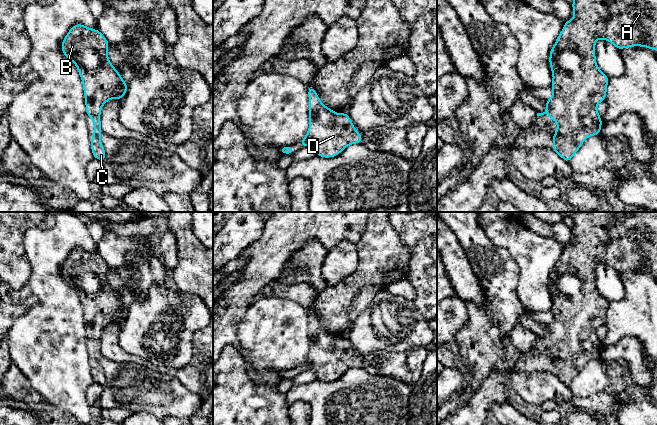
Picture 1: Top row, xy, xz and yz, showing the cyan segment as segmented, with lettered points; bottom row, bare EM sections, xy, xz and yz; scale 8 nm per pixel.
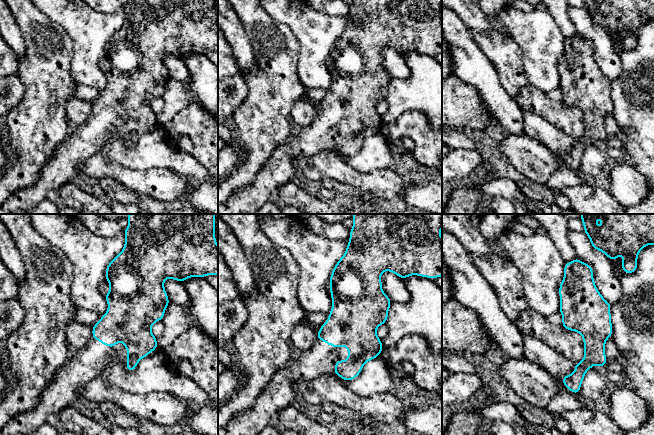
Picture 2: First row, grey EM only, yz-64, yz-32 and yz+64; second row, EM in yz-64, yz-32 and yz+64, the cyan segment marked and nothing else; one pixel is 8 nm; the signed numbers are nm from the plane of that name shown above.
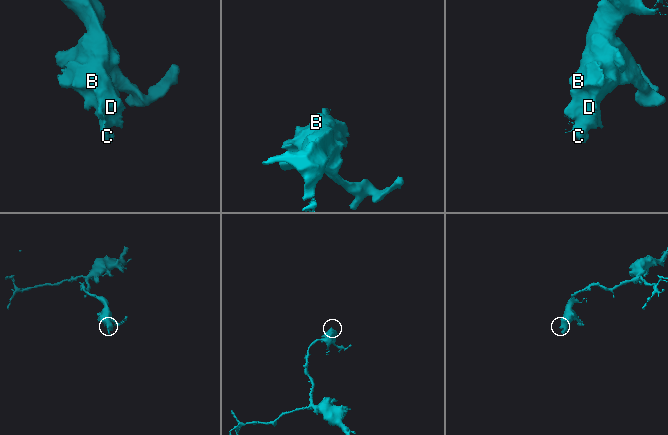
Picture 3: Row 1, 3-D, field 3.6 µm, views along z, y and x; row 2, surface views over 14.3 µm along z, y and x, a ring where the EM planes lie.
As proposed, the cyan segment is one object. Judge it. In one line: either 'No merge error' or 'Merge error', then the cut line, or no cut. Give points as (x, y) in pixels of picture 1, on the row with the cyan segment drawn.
No merge error. No split

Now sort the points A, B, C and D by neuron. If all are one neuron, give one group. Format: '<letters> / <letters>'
A B C D

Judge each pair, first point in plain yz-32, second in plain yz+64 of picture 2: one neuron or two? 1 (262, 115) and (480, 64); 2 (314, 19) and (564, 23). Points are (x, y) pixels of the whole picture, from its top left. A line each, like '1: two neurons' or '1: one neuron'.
1: two neurons
2: two neurons

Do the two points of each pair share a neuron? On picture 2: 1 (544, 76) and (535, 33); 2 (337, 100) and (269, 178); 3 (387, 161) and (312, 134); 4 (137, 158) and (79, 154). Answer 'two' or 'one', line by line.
1: one
2: one
3: two
4: two

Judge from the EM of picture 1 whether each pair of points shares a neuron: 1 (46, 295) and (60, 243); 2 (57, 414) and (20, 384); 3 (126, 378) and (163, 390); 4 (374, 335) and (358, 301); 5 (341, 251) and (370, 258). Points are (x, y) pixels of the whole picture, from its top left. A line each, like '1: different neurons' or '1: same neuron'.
1: same neuron
2: same neuron
3: same neuron
4: different neurons
5: different neurons

